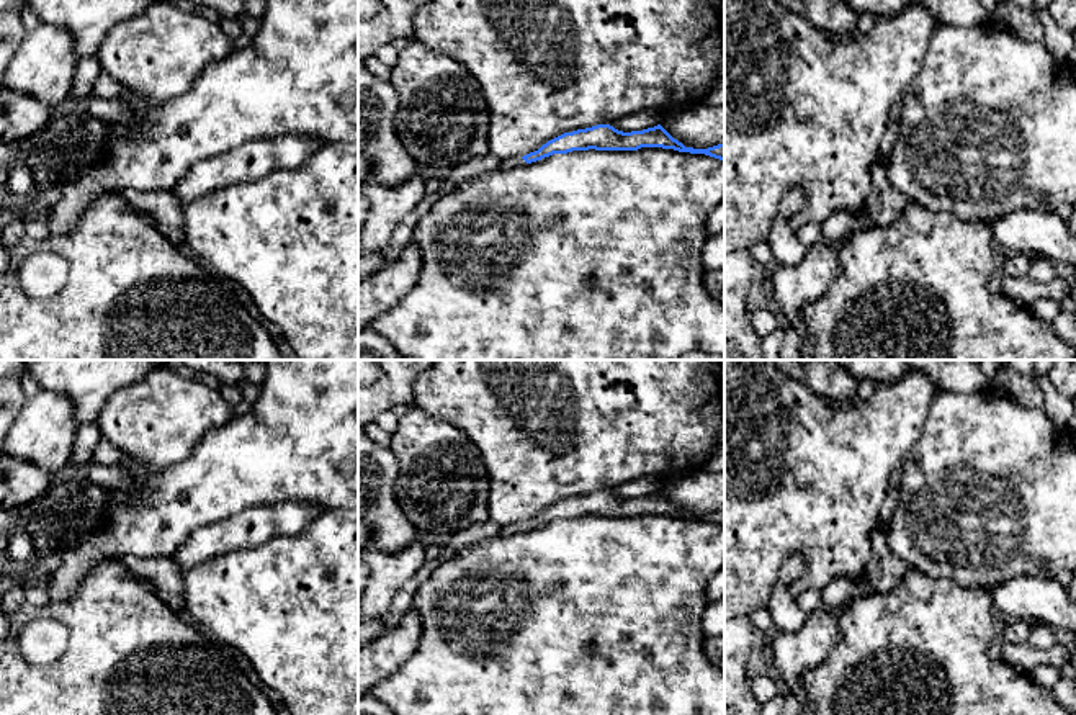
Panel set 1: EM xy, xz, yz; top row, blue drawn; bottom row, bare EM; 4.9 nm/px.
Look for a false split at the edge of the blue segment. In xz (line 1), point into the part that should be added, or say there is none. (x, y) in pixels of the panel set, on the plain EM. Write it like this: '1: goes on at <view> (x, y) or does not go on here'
1: goes on at xz (509, 530)

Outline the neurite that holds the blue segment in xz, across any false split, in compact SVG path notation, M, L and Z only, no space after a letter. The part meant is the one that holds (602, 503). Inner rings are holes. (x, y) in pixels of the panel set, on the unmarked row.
M597 491L592 494L564 499L543 510L538 517L530 519L523 524L502 527L500 535L512 537L515 533L525 533L527 530L541 527L553 520L567 520L572 517L638 517L641 514L674 515L679 519L705 520L724 527L724 509L708 515L693 515L685 514L682 509L674 506L661 491L631 499L618 497L610 491Z

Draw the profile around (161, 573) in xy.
M121 556L118 561L121 561L136 579L147 582L177 615L185 617L183 574L173 558Z

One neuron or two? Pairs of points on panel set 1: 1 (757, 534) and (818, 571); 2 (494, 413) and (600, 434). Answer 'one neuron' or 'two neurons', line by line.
1: one neuron
2: one neuron

